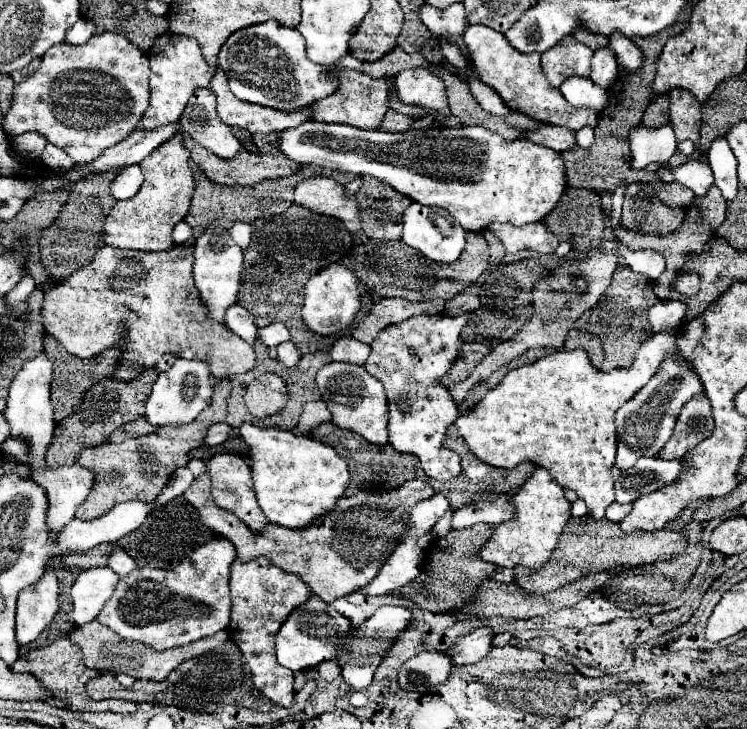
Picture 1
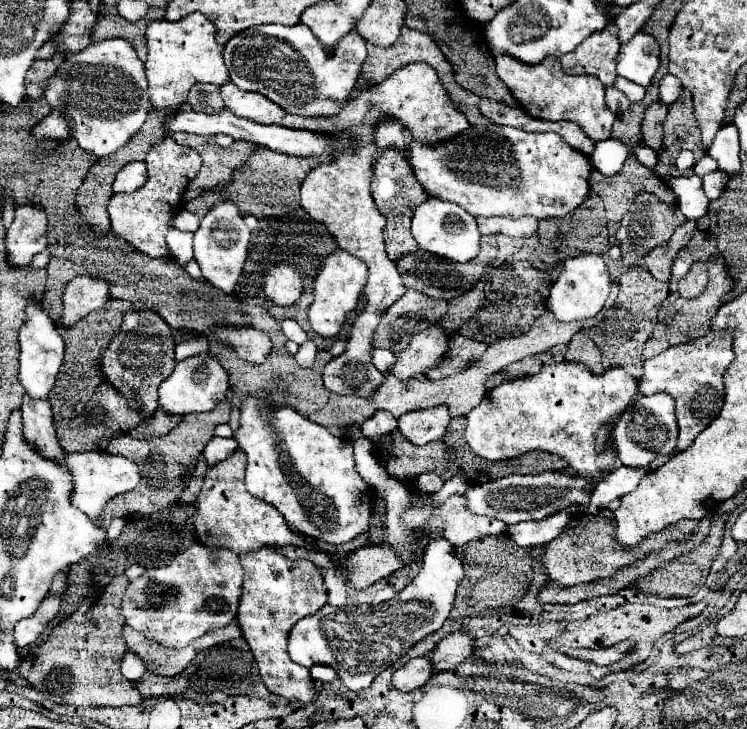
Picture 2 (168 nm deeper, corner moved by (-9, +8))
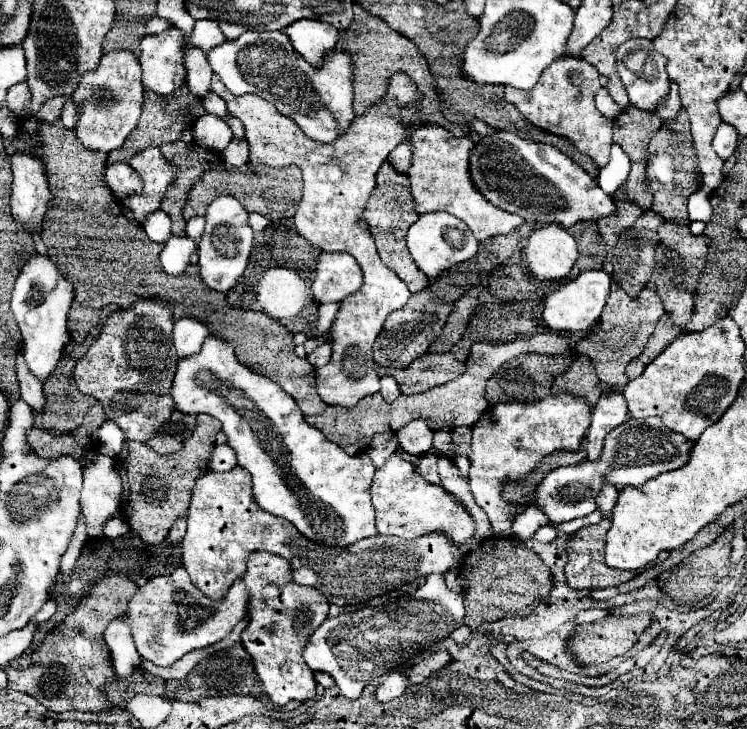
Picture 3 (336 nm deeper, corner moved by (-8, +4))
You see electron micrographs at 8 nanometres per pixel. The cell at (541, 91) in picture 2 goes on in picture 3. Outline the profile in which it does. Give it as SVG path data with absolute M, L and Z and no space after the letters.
M561 56L543 70L537 86L531 90L505 86L505 100L517 106L517 110L537 128L569 138L581 154L591 156L597 166L605 166L609 162L609 148L613 144L613 120L605 118L595 106L595 94L599 88L599 72L593 66L581 58Z

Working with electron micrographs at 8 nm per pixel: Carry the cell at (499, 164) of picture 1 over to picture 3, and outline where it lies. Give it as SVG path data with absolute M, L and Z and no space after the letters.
M499 130L493 136L481 138L471 150L469 174L487 202L505 212L517 212L527 222L569 228L569 224L581 220L599 220L615 208L613 198L557 146L525 140L513 132Z

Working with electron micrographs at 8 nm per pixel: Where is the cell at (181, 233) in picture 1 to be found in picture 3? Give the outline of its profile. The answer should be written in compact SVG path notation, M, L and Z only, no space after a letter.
M195 216L187 222L187 236L193 238L193 240L199 240L201 234L203 234L203 228L205 228L205 218L203 216Z

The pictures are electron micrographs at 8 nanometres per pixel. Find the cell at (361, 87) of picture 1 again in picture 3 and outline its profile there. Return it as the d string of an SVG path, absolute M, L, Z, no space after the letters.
M401 142L387 158L395 170L399 172L407 172L409 170L409 164L411 164L411 148L407 142Z

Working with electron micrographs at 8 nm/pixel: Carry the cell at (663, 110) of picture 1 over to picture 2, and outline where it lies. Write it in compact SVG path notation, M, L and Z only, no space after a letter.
M654 102L644 112L644 120L642 120L642 126L640 126L644 146L648 146L652 150L660 150L660 144L662 144L662 122L666 118L666 112L668 112L668 106L662 104L662 102Z

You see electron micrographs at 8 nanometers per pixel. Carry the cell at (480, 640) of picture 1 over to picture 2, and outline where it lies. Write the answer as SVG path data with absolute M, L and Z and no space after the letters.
M454 632L454 634L446 636L438 644L438 648L434 648L434 652L430 654L430 662L432 662L434 672L454 670L472 652L474 652L474 640L464 632Z

